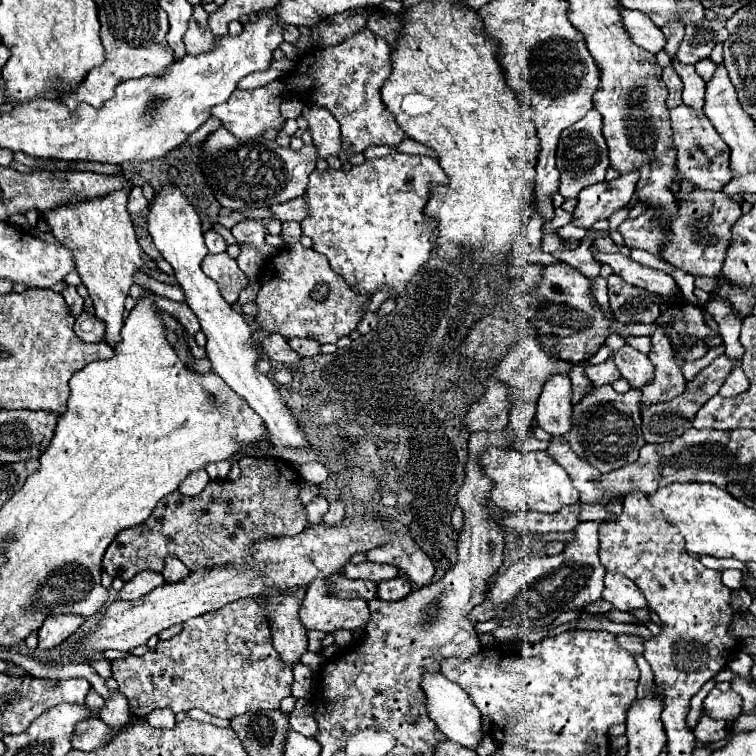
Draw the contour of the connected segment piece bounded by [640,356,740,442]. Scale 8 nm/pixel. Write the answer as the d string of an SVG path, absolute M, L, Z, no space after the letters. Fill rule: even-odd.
M718 356L710 366L706 366L692 382L686 384L686 390L674 398L674 400L668 400L668 402L658 402L658 404L650 404L650 406L644 406L640 408L640 414L642 414L642 432L644 432L644 440L646 442L666 442L666 440L674 440L676 436L684 434L688 428L692 428L692 420L696 416L696 412L700 410L700 406L704 406L712 396L718 394L720 386L724 384L726 376L730 374L730 370L740 364L740 362L734 362L730 360L728 356Z

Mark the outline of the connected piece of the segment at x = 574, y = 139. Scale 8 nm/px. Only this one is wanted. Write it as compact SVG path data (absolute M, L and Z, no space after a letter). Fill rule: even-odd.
M590 110L582 120L578 120L576 124L572 124L562 132L556 152L556 168L560 172L558 192L564 198L576 198L582 188L602 182L608 166L610 160L608 160L608 146L604 144L604 136L602 136L602 120L596 110Z

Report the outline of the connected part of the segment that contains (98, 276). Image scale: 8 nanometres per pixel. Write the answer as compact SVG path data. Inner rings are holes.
M124 186L124 188L116 190L116 192L108 192L106 196L100 196L96 200L80 200L80 202L72 202L72 204L62 204L62 206L56 206L52 210L42 212L44 220L52 228L52 234L56 236L56 240L66 244L72 250L74 262L76 262L76 272L80 274L82 284L88 288L88 294L90 294L90 298L94 302L96 318L106 324L106 342L110 346L114 346L116 340L120 338L120 326L124 324L124 320L122 320L124 300L128 296L130 286L134 284L134 280L132 280L134 272L138 272L138 270L146 272L146 268L158 270L152 260L144 258L144 252L142 252L142 248L140 248L138 240L136 240L132 220L130 220L130 214L126 210L128 192L130 192L130 186Z

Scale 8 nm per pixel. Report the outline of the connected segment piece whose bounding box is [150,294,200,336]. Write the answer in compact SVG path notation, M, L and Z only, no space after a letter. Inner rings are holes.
M150 295L150 298L154 300L154 303L163 312L168 312L170 316L174 316L190 336L194 336L198 330L200 330L200 322L196 318L196 314L190 310L190 306L186 302L175 302L168 298L158 295Z

